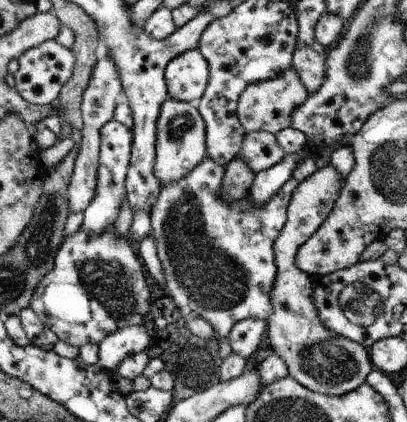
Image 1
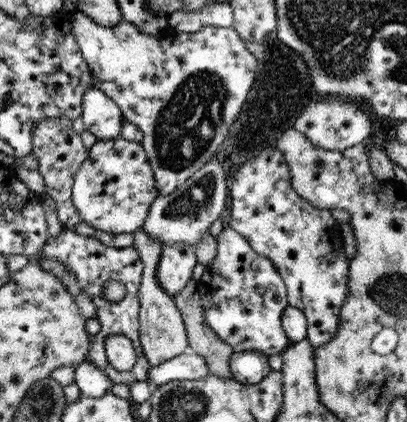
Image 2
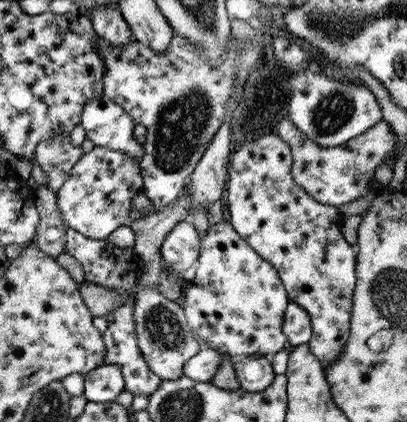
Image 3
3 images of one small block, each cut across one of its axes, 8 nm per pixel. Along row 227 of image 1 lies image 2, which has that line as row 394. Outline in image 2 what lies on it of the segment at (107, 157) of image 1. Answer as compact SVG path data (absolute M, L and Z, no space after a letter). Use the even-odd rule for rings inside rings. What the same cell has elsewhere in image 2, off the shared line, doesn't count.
M89 360L75 368L75 384L77 384L81 396L85 396L85 398L103 398L103 396L111 394L111 388L115 386L113 380L109 380Z

